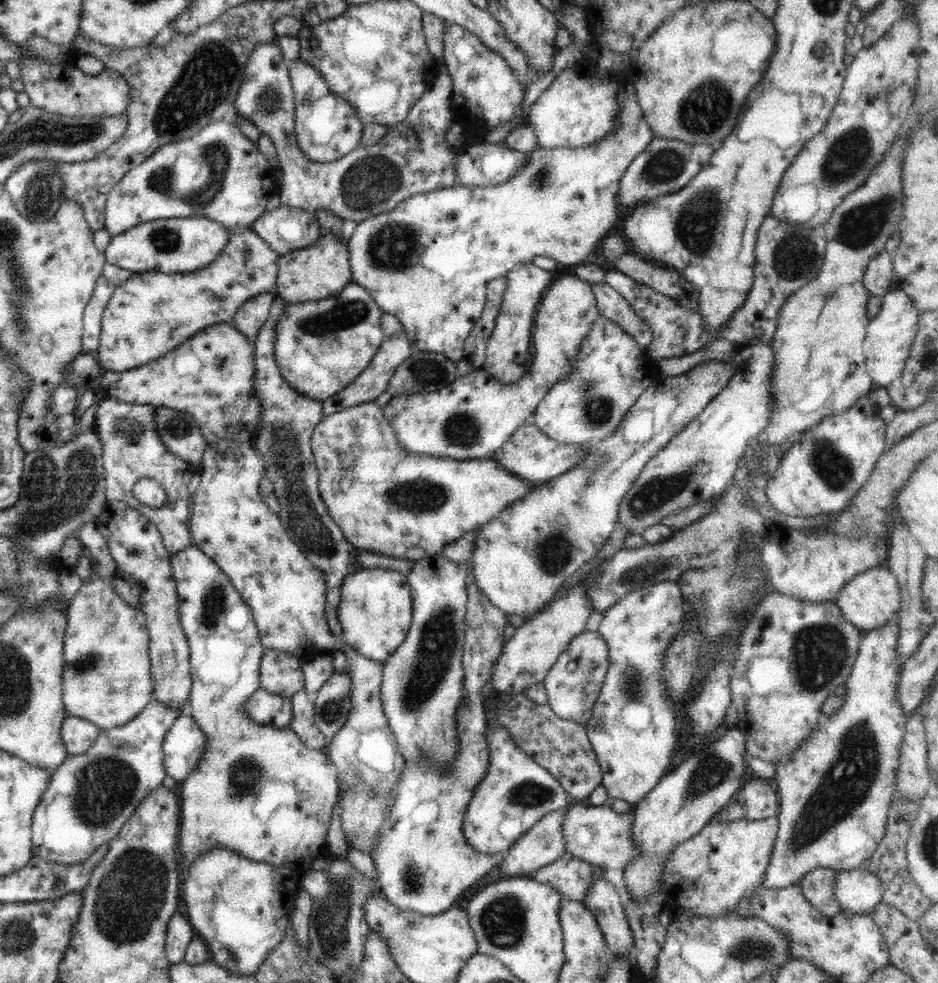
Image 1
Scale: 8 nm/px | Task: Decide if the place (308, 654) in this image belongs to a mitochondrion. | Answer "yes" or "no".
no

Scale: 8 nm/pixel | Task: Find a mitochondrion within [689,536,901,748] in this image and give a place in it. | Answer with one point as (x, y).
(820, 651)

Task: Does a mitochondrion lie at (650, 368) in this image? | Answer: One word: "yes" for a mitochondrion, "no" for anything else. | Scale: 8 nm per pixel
no

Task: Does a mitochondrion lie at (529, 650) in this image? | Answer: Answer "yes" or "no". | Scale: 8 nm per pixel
no

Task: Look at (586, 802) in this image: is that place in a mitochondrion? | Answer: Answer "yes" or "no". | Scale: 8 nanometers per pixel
no

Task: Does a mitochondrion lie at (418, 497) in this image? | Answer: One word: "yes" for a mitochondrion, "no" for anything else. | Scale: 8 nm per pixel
yes

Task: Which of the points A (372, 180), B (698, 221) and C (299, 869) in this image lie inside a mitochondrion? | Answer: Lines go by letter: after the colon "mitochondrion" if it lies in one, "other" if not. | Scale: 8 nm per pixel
A: mitochondrion
B: mitochondrion
C: other

